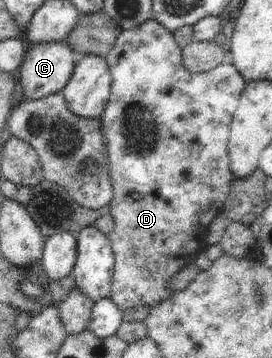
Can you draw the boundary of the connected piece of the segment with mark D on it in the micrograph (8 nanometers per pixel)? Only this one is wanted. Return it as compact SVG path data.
M150 19L138 27L122 30L112 51L109 51L109 54L105 57L113 79L108 105L100 117L101 131L105 138L103 142L105 143L109 159L109 176L113 187L113 196L111 201L108 202L108 209L110 209L114 225L107 236L112 244L115 268L112 274L111 296L109 298L116 304L116 307L120 308L121 312L134 308L148 308L152 311L173 293L176 293L168 287L170 279L180 269L186 267L187 263L194 263L194 260L208 249L209 245L206 243L208 227L212 223L212 217L223 212L224 202L228 197L231 183L234 180L229 168L227 143L230 135L230 124L238 107L241 93L244 91L247 83L234 67L234 64L220 64L207 72L190 73L184 67L182 52L183 49L176 43L173 32L166 29L158 21Z

